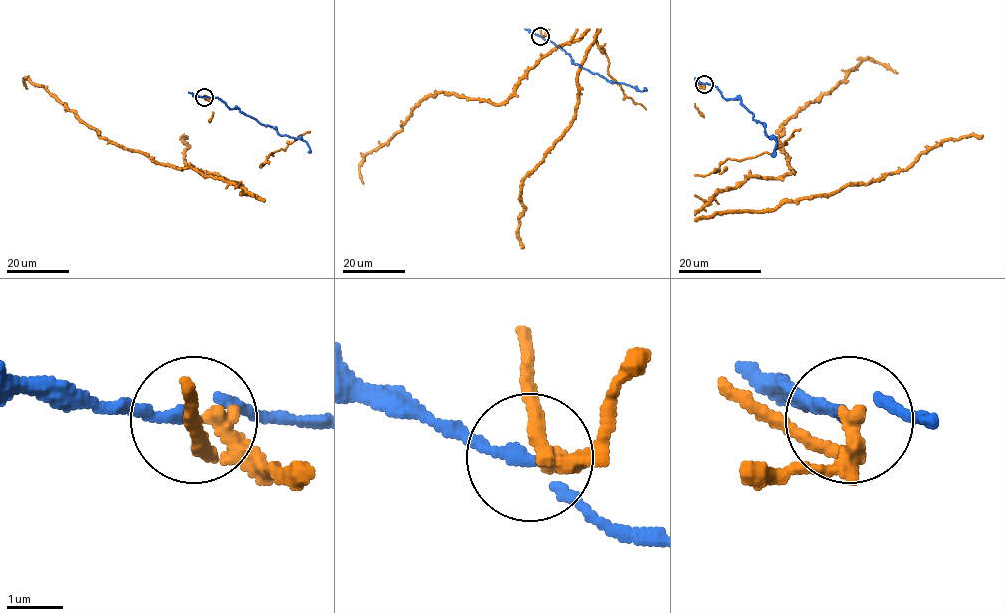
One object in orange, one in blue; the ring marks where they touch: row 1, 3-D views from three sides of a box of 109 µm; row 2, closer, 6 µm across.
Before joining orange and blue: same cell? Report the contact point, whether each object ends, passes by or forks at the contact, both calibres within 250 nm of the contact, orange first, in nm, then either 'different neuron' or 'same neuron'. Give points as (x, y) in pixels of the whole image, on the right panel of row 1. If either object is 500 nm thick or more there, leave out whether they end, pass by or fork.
(704, 84) | orange passes by | blue passes by | 240/160 nm | different neuron

